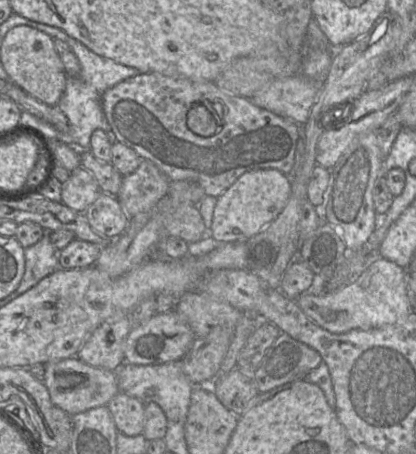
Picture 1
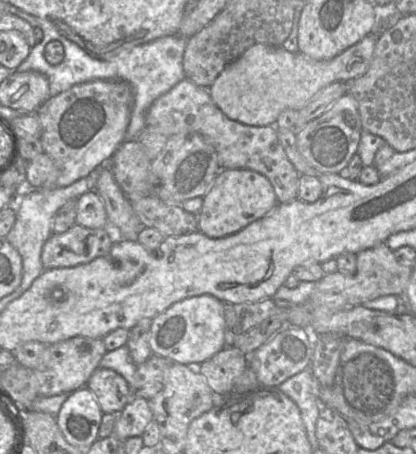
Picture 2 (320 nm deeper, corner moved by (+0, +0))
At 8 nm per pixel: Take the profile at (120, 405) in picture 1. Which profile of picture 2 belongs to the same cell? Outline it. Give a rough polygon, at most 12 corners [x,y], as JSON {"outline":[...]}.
{"outline":[[97,368],[86,387],[103,413],[121,412],[131,400],[127,381]]}

